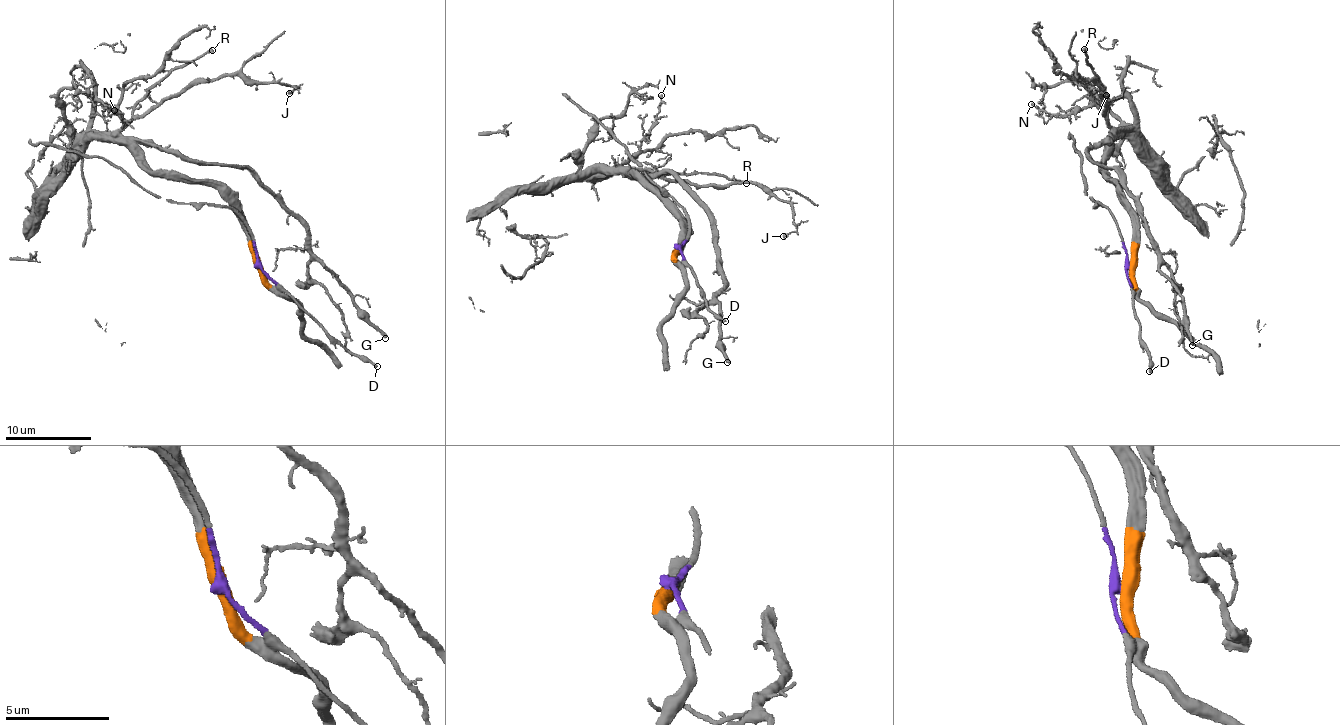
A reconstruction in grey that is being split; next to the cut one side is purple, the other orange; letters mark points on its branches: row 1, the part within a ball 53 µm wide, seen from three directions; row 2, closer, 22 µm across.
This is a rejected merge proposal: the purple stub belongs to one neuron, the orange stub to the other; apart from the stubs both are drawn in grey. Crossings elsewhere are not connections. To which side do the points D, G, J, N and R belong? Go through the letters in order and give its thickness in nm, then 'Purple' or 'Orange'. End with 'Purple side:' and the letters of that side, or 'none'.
D: Thickness 180 nm. Purple
G: Thickness 260 nm. Orange
J: Thickness 170 nm. Orange
N: Thickness 90 nm. Orange
R: Thickness 240 nm. Orange
Purple side: D

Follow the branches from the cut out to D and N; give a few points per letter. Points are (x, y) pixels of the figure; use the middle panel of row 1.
D: (678, 248), (710, 311), (726, 320)
N: (678, 250), (685, 242), (679, 219), (634, 175), (595, 177), (620, 168), (638, 152), (660, 111), (661, 94)

